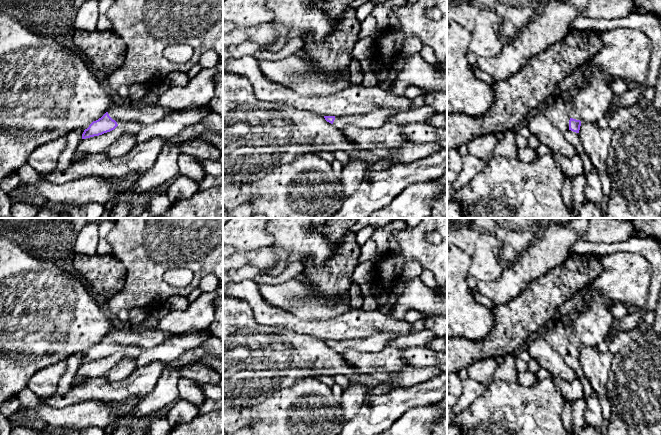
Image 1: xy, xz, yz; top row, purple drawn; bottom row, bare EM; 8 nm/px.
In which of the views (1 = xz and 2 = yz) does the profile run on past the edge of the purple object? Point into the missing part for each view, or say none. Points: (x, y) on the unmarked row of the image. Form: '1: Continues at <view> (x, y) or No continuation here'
1: Continues at xz (375, 343)
2: Continues at yz (573, 337)

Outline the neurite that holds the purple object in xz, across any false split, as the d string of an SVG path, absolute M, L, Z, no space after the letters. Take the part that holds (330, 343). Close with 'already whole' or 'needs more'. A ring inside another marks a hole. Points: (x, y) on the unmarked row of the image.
M379 332L368 338L357 340L324 340L325 344L333 348L338 353L346 350L357 350L363 352L379 352L388 345L390 341L399 337L397 333Z | needs more

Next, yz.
M569 330L569 354L579 357L580 354L580 350L581 350L581 345L580 345L580 341L577 337L577 335L572 332L571 330Z | needs more

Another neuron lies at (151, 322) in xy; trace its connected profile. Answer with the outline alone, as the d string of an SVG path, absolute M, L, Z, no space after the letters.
M149 314L148 317L143 322L142 327L151 329L151 330L155 330L157 328L157 325L158 325L158 320L154 316Z

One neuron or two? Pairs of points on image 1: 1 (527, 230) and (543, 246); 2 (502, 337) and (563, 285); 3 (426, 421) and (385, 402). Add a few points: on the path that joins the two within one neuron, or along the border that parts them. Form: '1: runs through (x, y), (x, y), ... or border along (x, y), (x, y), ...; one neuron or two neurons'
1: border along (542, 231), (520, 256); two neurons
2: runs through (517, 323), (548, 293); one neuron
3: border along (428, 404), (415, 406), (404, 411), (391, 424); two neurons

